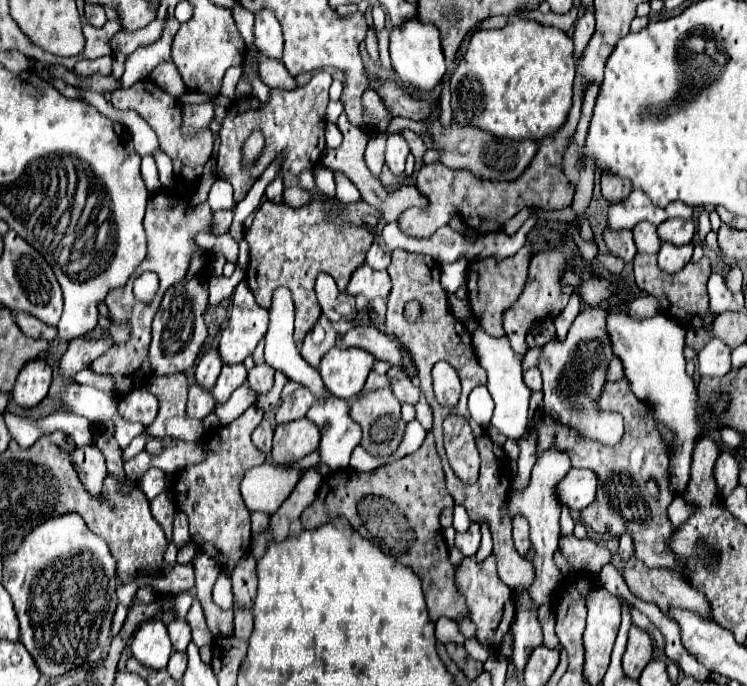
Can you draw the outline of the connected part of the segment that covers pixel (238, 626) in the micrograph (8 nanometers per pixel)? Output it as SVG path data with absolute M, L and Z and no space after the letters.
M235 608L235 636L239 636L241 640L249 640L251 632L253 632L253 614L249 608Z

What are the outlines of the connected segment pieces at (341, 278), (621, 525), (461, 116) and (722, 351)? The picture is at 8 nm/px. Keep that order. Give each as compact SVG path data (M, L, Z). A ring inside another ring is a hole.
M267 200L257 208L255 220L245 232L245 240L251 248L247 284L255 294L255 300L267 308L277 286L291 288L295 300L295 342L301 346L303 336L321 316L313 290L317 274L327 272L337 282L339 290L345 290L351 274L365 262L365 254L373 244L373 234L369 228L355 226L349 220L341 220L339 224L339 220L327 216L319 200L297 210L287 204ZM339 228L345 228L345 232Z
M627 380L619 382L607 382L597 398L597 408L603 412L619 412L625 420L625 434L619 444L615 446L603 446L595 440L583 438L579 430L557 424L551 416L541 414L537 430L537 456L541 456L547 448L555 448L561 452L567 452L571 458L573 468L589 468L597 474L597 496L595 500L581 510L581 520L587 528L591 528L597 534L609 534L609 536L621 536L623 532L633 532L639 536L639 540L651 538L651 568L671 568L673 572L683 576L683 568L675 560L675 556L669 552L667 544L673 536L673 528L667 520L667 506L673 500L673 494L667 484L667 446L661 442L661 436L657 432L655 420L651 420L651 412L647 412L645 404L639 404L635 396L631 396L631 390L627 388ZM647 480L655 480L659 486L659 496L653 498L647 492ZM655 542L661 544L659 550L653 550Z
M513 18L501 30L479 30L451 78L451 108L459 124L483 128L501 138L543 140L557 132L571 108L575 80L573 40L563 30Z
M713 338L701 352L699 352L699 374L701 376L725 376L731 370L731 348Z

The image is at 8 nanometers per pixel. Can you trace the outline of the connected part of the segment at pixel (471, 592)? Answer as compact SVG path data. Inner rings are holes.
M489 556L485 562L475 562L473 558L465 558L461 566L455 568L455 582L459 584L459 590L463 592L467 606L471 608L471 620L477 626L477 640L487 646L501 646L503 634L509 632L509 624L515 616L515 602L513 602L513 590L507 588L497 572L495 572L495 558Z

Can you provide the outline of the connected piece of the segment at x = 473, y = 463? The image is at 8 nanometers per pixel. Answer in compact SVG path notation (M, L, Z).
M449 414L443 422L443 428L445 428L445 450L451 468L463 482L467 484L477 482L479 450L475 446L475 438L467 420L457 414Z

